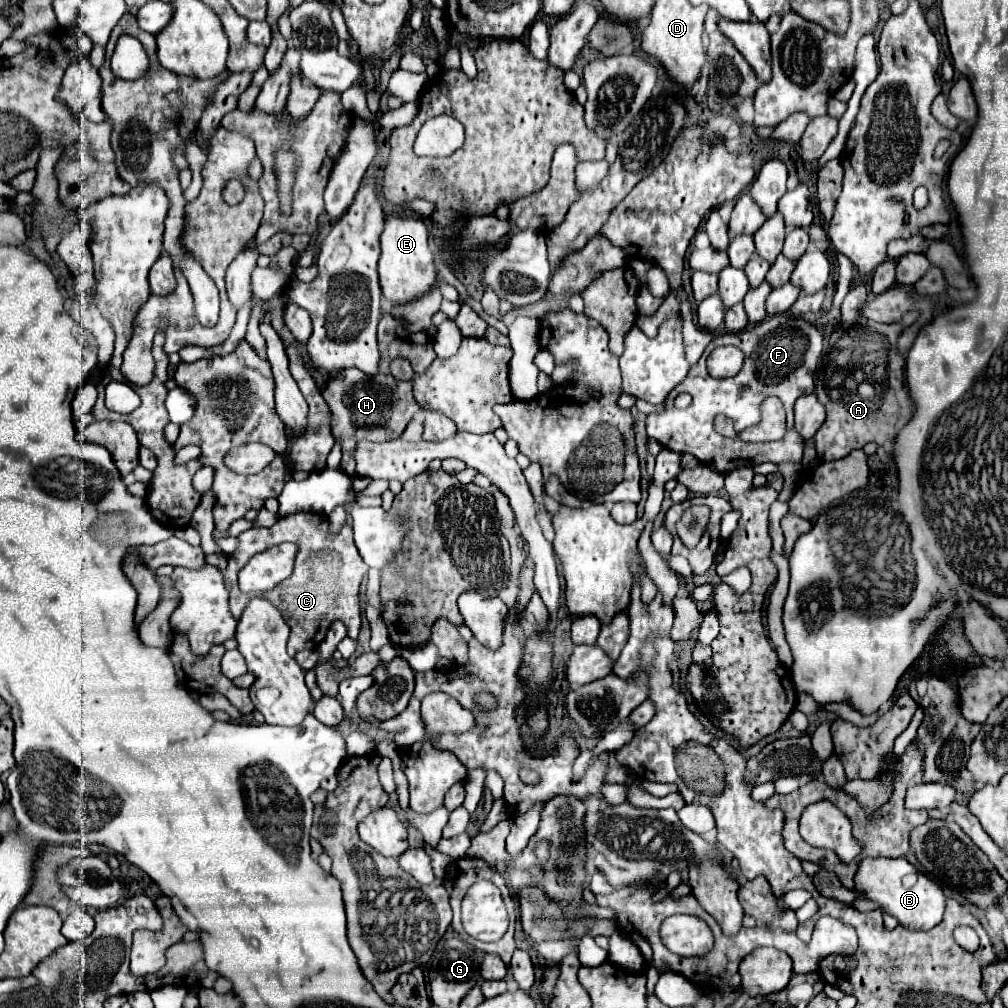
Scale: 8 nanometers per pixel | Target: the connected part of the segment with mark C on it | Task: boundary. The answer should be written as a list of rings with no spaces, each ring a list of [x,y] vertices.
[[[298,512],[286,518],[280,518],[272,528],[252,528],[238,536],[238,548],[228,556],[228,566],[222,570],[226,582],[230,582],[230,610],[238,620],[248,596],[242,596],[236,576],[238,570],[256,554],[268,546],[276,546],[282,542],[294,542],[298,548],[294,560],[292,578],[284,580],[280,586],[268,592],[272,604],[286,616],[286,622],[292,626],[288,640],[288,654],[294,656],[304,648],[316,648],[328,632],[328,626],[334,620],[342,620],[348,626],[348,636],[356,638],[360,632],[360,604],[358,604],[358,588],[362,576],[368,572],[368,566],[362,562],[354,540],[352,528],[344,526],[338,536],[328,534],[328,518],[312,512]]]

